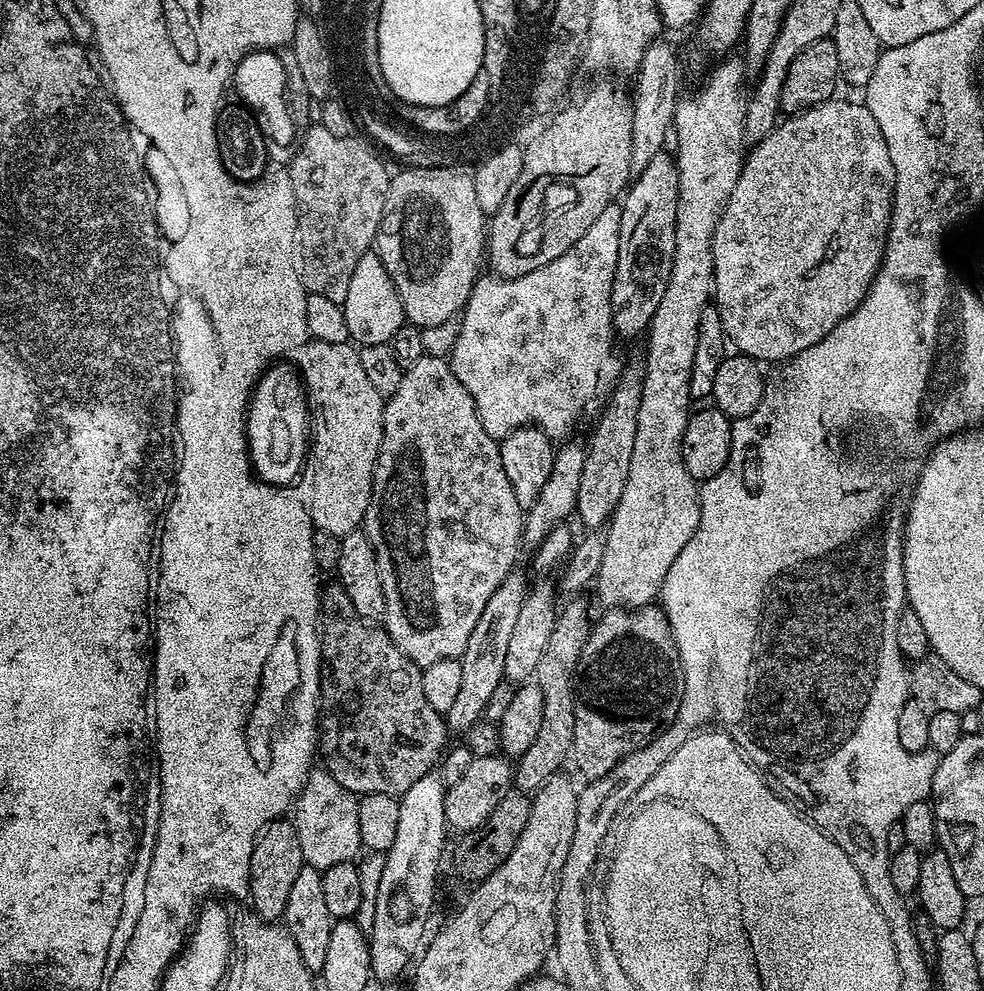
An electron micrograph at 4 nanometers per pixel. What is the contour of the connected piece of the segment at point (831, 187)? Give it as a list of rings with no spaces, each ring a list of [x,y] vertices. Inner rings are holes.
[[[831,99],[825,104],[816,104],[812,114],[792,114],[781,119],[771,136],[763,138],[760,143],[751,147],[751,155],[740,168],[740,177],[730,194],[730,202],[714,230],[712,239],[716,275],[714,307],[720,312],[724,335],[730,341],[731,347],[733,344],[736,347],[733,349],[737,353],[750,356],[757,362],[765,362],[764,360],[787,362],[825,338],[838,322],[842,322],[859,306],[884,260],[888,223],[892,217],[892,195],[896,185],[894,162],[890,162],[886,138],[882,138],[882,130],[878,130],[878,122],[874,122],[874,114],[870,114],[867,106],[860,102],[847,104],[846,101],[839,100]]]

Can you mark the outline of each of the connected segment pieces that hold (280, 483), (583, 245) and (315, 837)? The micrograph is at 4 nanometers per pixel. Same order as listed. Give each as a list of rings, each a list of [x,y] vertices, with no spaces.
[[[284,362],[269,365],[253,388],[245,415],[245,439],[257,479],[275,488],[286,488],[297,481],[307,459],[310,417],[300,374],[293,365],[280,363]]]
[[[610,203],[598,214],[594,226],[566,254],[554,258],[554,262],[546,262],[546,266],[538,266],[538,270],[513,280],[495,274],[484,274],[477,279],[458,320],[460,333],[452,344],[450,363],[458,382],[466,386],[476,403],[486,434],[503,438],[516,428],[532,425],[541,428],[552,441],[563,441],[571,437],[568,435],[579,422],[584,407],[599,392],[607,393],[620,379],[622,359],[616,353],[618,337],[612,325],[610,290],[618,266],[621,222],[620,204]]]
[[[327,770],[309,772],[304,780],[304,787],[300,789],[300,795],[294,801],[298,846],[302,846],[302,858],[307,867],[323,870],[338,866],[338,862],[353,862],[361,855],[359,805],[357,793],[346,790]]]

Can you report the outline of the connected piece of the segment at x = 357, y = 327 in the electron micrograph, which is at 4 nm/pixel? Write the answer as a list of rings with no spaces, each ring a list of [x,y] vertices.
[[[372,250],[358,258],[358,266],[354,266],[354,274],[350,277],[350,290],[346,290],[342,307],[346,314],[349,341],[356,346],[387,344],[390,338],[394,338],[394,333],[406,324],[402,302],[394,290],[394,282],[390,282],[386,266],[382,266]]]

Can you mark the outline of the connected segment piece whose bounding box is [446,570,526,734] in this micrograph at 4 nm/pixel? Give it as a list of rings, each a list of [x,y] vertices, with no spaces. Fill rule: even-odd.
[[[513,570],[490,594],[490,602],[486,602],[486,610],[482,610],[482,618],[478,618],[478,626],[474,626],[474,634],[470,634],[470,642],[466,642],[464,655],[459,657],[462,666],[462,683],[458,685],[458,694],[450,705],[446,714],[446,723],[449,733],[467,733],[475,724],[481,723],[488,703],[496,696],[500,684],[505,683],[506,649],[510,642],[518,613],[522,610],[522,602],[526,595],[526,583],[520,570]]]

